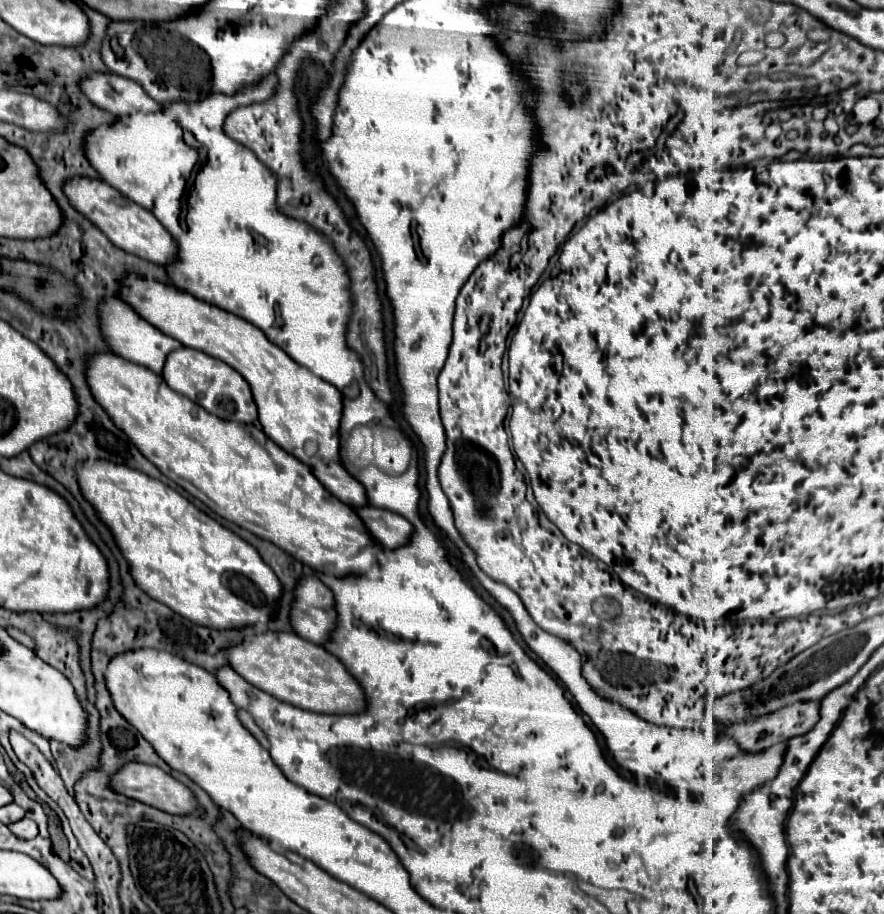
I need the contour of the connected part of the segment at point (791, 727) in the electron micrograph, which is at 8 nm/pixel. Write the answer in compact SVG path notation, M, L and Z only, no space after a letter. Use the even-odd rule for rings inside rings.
M800 701L796 705L776 709L776 713L768 713L764 717L752 717L752 721L738 721L736 725L728 725L728 727L718 725L718 727L722 727L718 731L728 731L724 735L732 737L746 751L760 751L760 749L766 749L768 745L788 741L788 739L792 739L796 735L808 733L818 723L818 719L820 719L820 701Z

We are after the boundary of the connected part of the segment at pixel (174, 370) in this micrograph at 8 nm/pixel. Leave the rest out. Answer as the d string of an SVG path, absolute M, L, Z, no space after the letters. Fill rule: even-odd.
M180 347L180 349L172 351L166 359L162 377L170 389L186 395L190 401L202 405L208 413L212 413L220 419L240 421L240 423L254 423L258 419L256 403L254 403L248 381L236 369L226 365L224 361L210 357L198 349Z

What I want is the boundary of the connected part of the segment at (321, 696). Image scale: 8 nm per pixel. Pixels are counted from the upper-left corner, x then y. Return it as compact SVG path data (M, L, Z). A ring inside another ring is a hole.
M262 633L228 649L228 659L254 687L280 701L324 715L356 715L366 711L366 697L358 681L348 673L338 657L320 645L312 645L296 633Z

